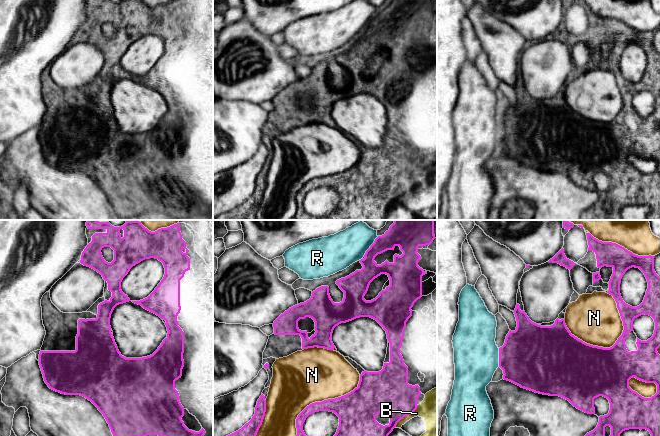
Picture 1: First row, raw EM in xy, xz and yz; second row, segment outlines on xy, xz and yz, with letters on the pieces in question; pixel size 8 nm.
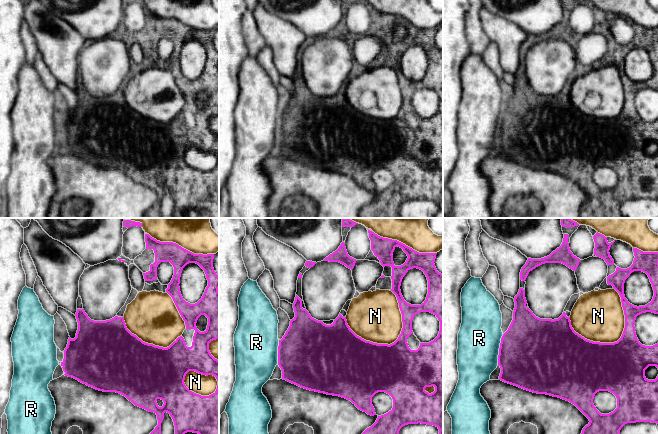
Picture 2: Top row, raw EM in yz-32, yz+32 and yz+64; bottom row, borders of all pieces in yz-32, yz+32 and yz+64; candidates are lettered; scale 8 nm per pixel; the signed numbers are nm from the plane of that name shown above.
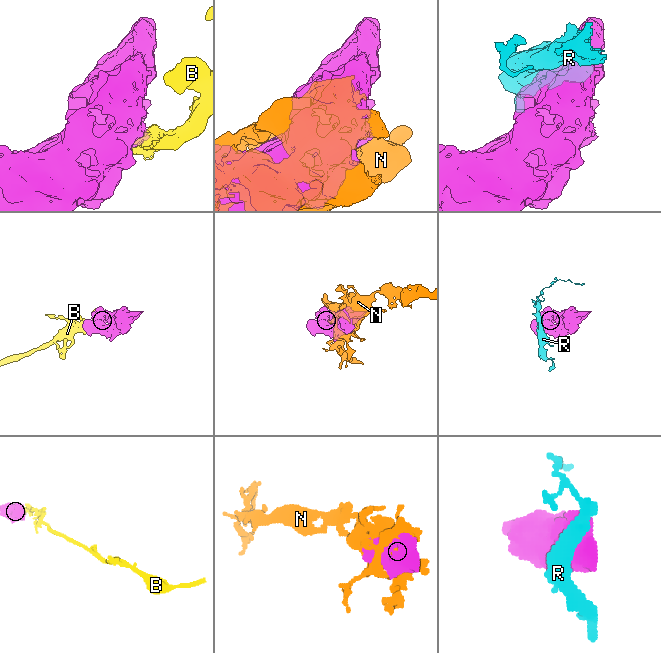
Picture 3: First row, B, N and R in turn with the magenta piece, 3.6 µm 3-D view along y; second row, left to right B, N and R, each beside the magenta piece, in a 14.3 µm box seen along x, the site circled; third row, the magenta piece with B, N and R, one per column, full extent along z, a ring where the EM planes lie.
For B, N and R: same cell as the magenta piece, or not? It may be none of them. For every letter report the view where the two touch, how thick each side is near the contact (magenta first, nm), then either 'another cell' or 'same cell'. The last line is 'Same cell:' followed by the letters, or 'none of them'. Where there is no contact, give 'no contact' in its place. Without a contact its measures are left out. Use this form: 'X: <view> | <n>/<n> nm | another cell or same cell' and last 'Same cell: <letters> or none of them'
B: xz | 320/260 nm | another cell
N: yz | 480/400 nm | another cell
R: xz | 180/280 nm | another cell
Same cell: none of them

